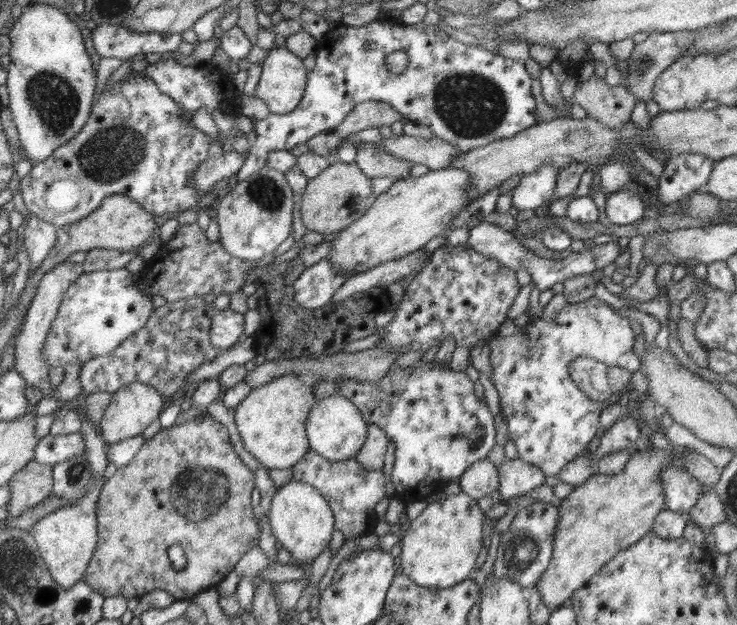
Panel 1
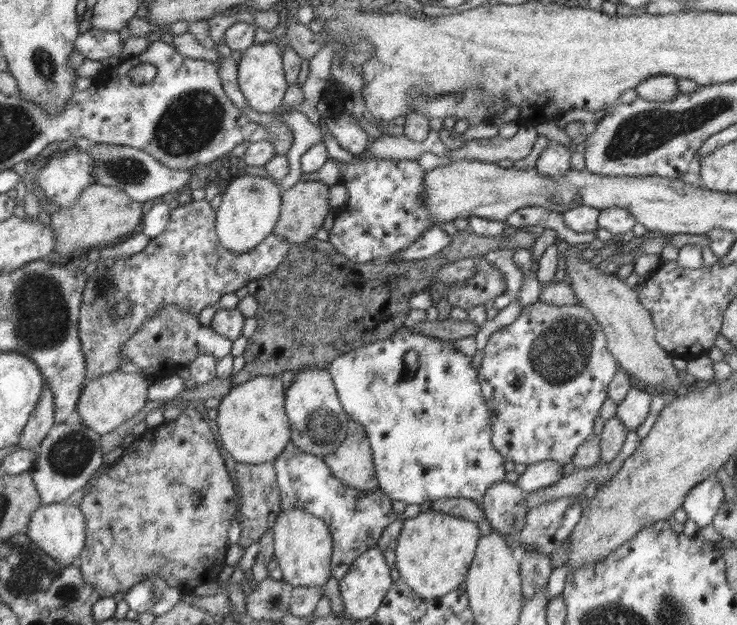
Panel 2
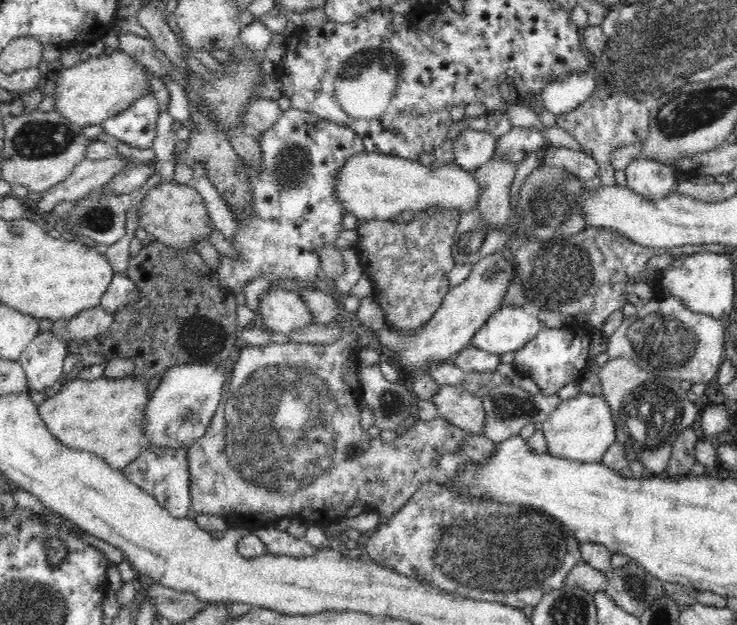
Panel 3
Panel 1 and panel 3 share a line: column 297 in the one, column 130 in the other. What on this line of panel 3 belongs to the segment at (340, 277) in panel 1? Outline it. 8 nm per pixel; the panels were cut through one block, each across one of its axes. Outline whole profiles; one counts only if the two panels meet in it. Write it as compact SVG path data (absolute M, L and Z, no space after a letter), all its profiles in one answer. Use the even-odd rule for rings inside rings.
M124 272L124 274L114 274L100 305L106 312L113 315L117 310L123 309L127 304L138 299L139 290L137 286Z

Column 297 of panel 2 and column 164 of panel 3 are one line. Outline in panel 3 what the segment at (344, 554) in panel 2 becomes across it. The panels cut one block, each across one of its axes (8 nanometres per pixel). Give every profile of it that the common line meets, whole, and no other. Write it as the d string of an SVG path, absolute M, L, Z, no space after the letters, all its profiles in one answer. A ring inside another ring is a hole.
M148 448L136 460L122 468L122 472L129 481L151 494L160 506L163 506L175 518L186 517L191 505L189 489L190 473L188 468L188 455L185 448Z

